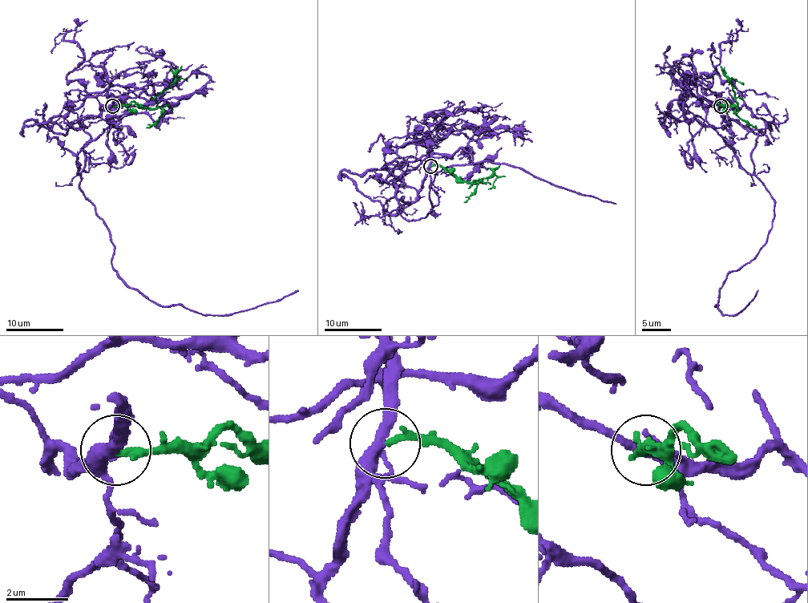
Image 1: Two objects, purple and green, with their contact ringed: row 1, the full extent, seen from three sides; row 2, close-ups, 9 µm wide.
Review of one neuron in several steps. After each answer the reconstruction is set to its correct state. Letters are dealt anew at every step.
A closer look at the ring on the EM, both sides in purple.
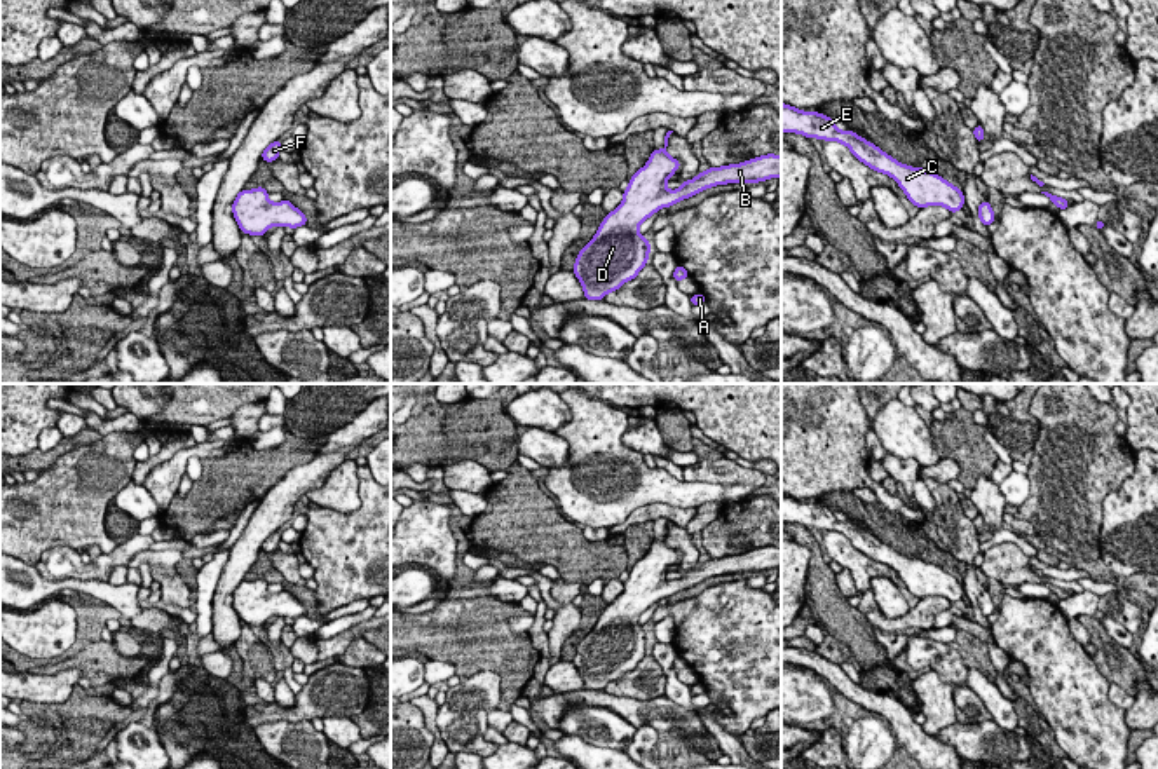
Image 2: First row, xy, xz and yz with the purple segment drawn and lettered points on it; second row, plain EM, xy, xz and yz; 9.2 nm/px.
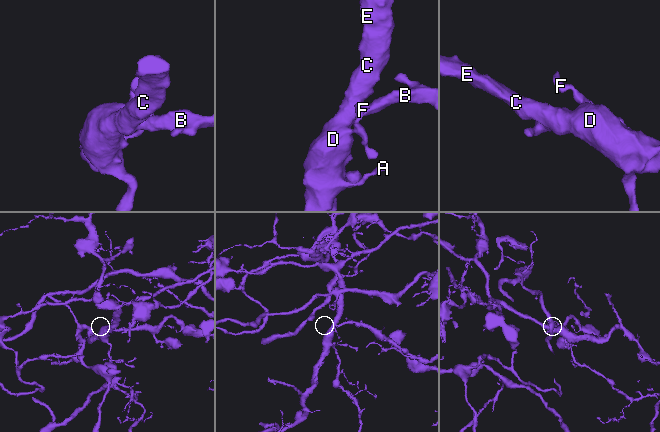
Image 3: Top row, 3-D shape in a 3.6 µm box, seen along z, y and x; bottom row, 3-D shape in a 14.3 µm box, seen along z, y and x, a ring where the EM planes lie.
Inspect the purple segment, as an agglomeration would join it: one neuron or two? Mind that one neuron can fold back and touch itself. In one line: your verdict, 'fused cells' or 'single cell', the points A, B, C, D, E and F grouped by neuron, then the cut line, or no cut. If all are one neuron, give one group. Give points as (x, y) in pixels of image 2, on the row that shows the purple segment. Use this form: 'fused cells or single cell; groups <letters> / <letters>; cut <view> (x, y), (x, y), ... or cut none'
single cell; groups A B C D E F; cut none

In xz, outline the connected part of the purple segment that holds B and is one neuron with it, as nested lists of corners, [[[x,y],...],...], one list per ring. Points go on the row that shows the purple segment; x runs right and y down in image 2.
[[[666,133],[664,146],[652,150],[647,164],[633,174],[623,192],[623,202],[605,216],[595,237],[579,251],[572,272],[582,284],[584,298],[602,300],[637,277],[651,251],[647,239],[638,234],[640,223],[661,208],[715,185],[759,183],[781,176],[781,157],[767,153],[741,164],[710,167],[684,181],[680,188],[668,190],[668,178],[680,167],[680,162],[666,153],[671,133]]]

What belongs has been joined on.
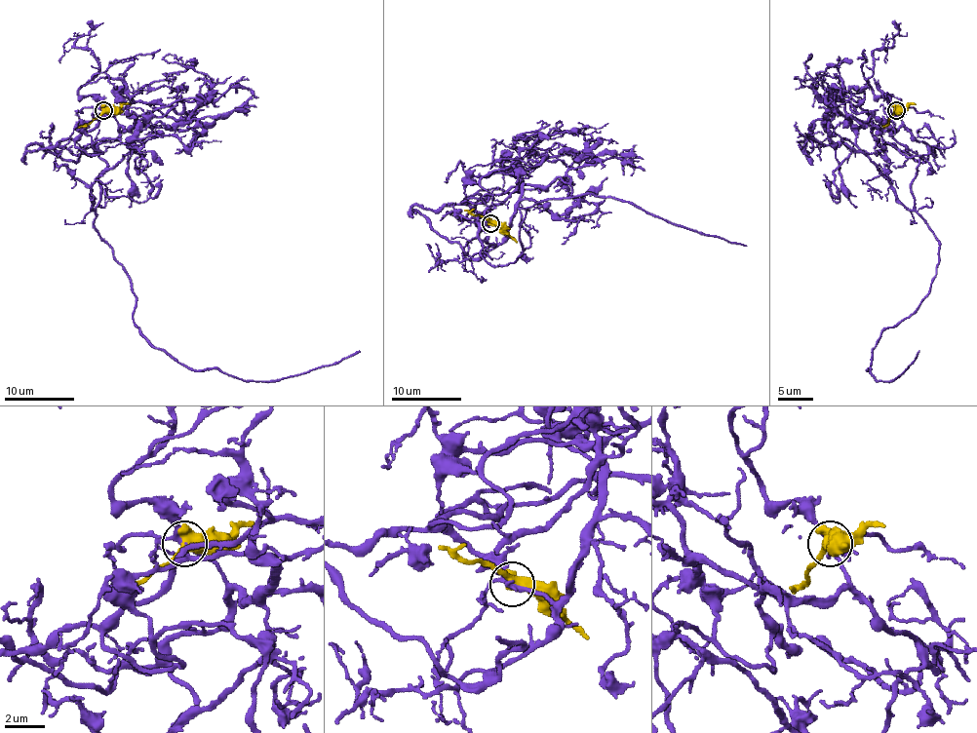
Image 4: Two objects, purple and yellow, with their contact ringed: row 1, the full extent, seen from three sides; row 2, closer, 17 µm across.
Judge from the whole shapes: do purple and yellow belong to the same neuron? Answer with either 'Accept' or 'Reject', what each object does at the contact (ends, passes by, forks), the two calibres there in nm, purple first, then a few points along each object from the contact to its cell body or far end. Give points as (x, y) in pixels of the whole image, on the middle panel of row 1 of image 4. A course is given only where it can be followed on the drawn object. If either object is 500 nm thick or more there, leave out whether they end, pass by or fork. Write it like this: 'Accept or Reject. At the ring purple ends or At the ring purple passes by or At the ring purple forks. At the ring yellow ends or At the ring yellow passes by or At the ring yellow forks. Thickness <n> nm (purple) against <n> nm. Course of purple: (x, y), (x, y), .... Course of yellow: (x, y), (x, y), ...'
Reject. Thickness 200 nm (purple) against 600 nm. Course of purple: (490, 222), (505, 238), (486, 253), (484, 240), (492, 266), (521, 253), (525, 213), (580, 194), (747, 245). Course of yellow: (490, 222), (464, 210)

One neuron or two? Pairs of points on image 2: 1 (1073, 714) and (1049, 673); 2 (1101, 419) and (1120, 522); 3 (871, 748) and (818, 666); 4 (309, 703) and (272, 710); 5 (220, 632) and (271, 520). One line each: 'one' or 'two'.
1: one
2: two
3: two
4: one
5: one

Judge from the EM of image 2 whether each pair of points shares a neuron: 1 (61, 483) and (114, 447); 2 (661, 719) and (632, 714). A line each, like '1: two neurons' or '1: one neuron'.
1: one neuron
2: one neuron

